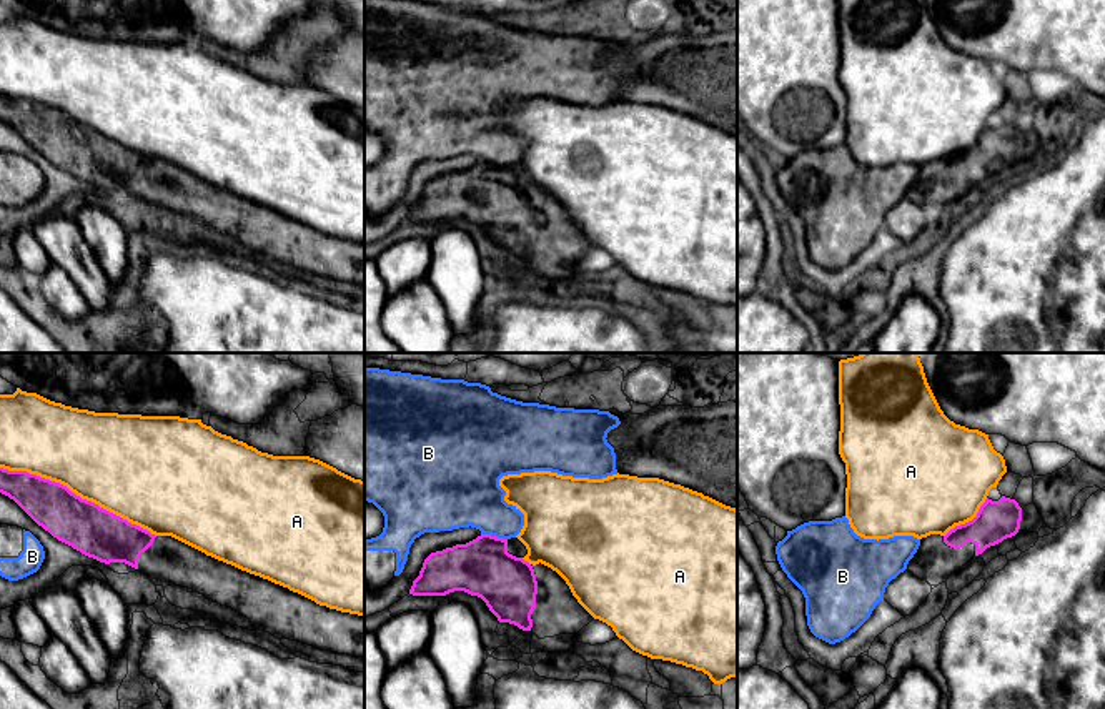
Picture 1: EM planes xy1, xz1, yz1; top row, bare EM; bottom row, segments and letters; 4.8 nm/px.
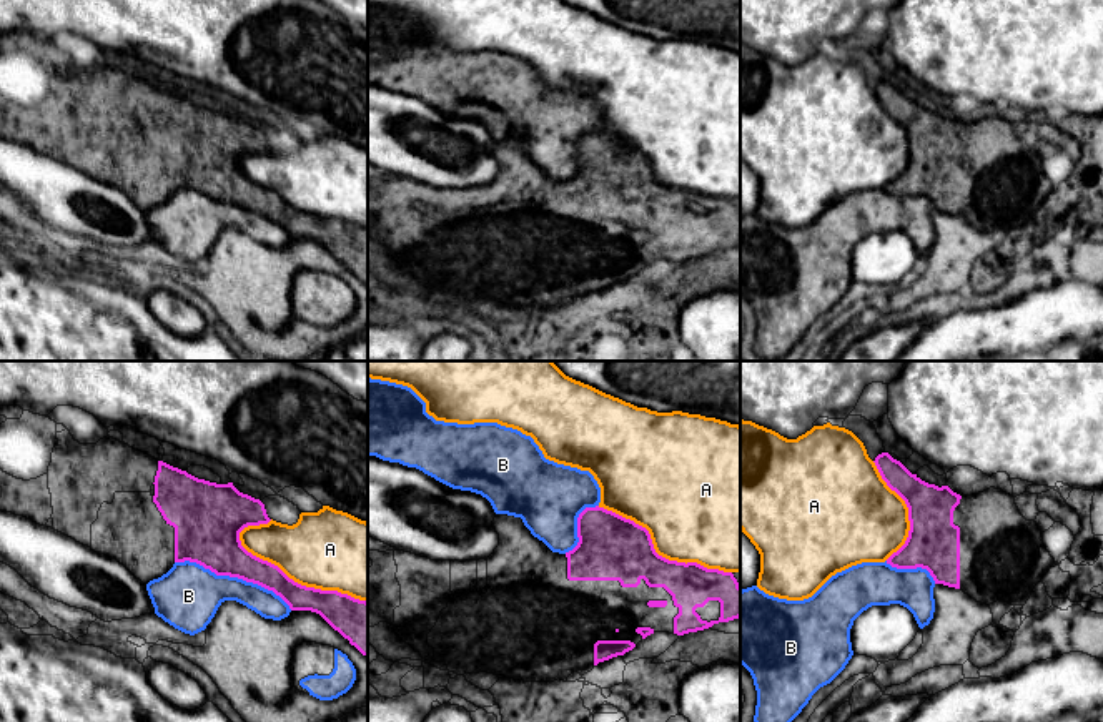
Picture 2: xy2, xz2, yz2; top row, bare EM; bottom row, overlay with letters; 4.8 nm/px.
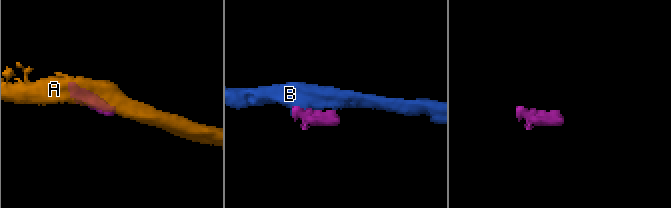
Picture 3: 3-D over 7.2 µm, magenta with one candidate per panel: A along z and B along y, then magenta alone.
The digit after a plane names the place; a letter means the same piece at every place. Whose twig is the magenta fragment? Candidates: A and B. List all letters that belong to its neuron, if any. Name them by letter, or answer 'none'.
none

